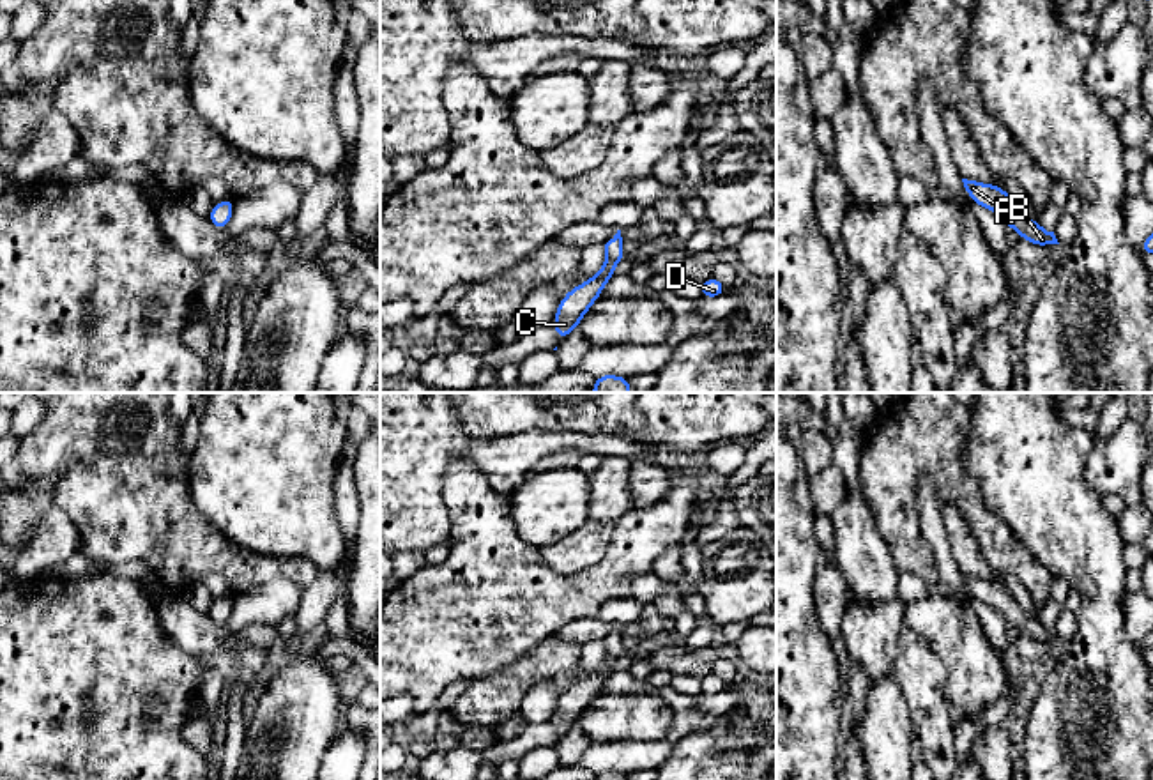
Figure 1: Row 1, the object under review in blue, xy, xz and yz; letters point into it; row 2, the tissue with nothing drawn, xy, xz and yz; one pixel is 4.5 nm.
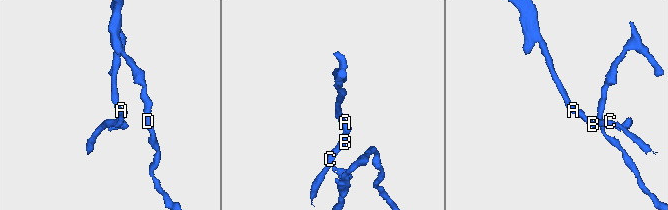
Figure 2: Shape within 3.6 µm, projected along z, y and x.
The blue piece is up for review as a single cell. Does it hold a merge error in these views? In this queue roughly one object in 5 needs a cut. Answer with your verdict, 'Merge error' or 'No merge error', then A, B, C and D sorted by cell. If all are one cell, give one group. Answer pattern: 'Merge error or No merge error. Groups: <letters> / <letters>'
No merge error. Groups: A B C D

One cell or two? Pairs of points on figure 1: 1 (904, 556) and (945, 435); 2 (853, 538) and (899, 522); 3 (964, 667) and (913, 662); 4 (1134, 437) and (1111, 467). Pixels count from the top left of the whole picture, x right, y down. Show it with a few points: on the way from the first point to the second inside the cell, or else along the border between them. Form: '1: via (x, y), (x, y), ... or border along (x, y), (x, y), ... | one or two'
1: via (901, 526), (895, 510), (895, 485), (915, 466) | one
2: border along (860, 492), (895, 568) | two
3: border along (918, 634), (946, 669), (946, 701), (952, 706) | two
4: via (1129, 444), (1129, 450), (1118, 460) | one

